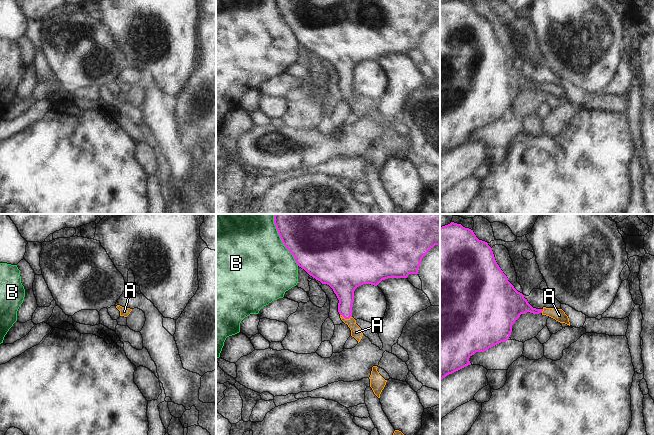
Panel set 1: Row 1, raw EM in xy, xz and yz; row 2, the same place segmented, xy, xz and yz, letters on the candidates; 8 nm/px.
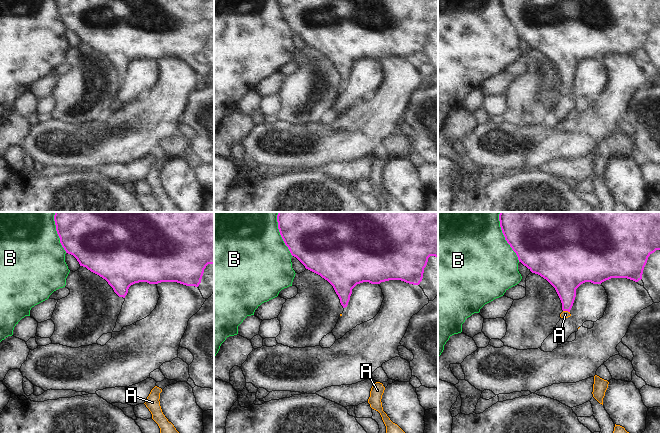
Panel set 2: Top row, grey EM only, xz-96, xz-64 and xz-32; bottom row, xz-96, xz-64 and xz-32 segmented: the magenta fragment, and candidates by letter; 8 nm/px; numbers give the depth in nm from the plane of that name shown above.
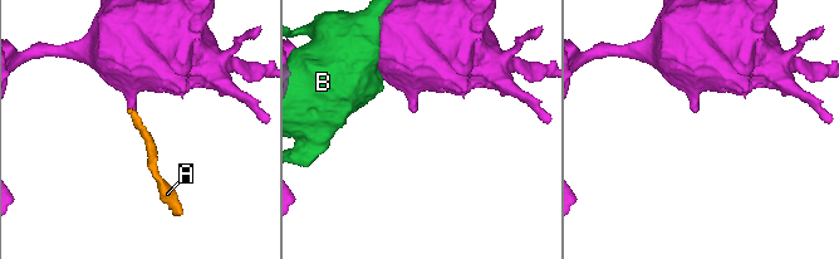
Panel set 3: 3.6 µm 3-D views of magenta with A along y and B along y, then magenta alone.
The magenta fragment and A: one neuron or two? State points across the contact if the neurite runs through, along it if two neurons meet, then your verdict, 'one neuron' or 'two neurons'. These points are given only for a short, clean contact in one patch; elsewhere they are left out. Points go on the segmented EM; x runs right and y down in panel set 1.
runs through xz (344, 287), (346, 318), (356, 332); one neuron

